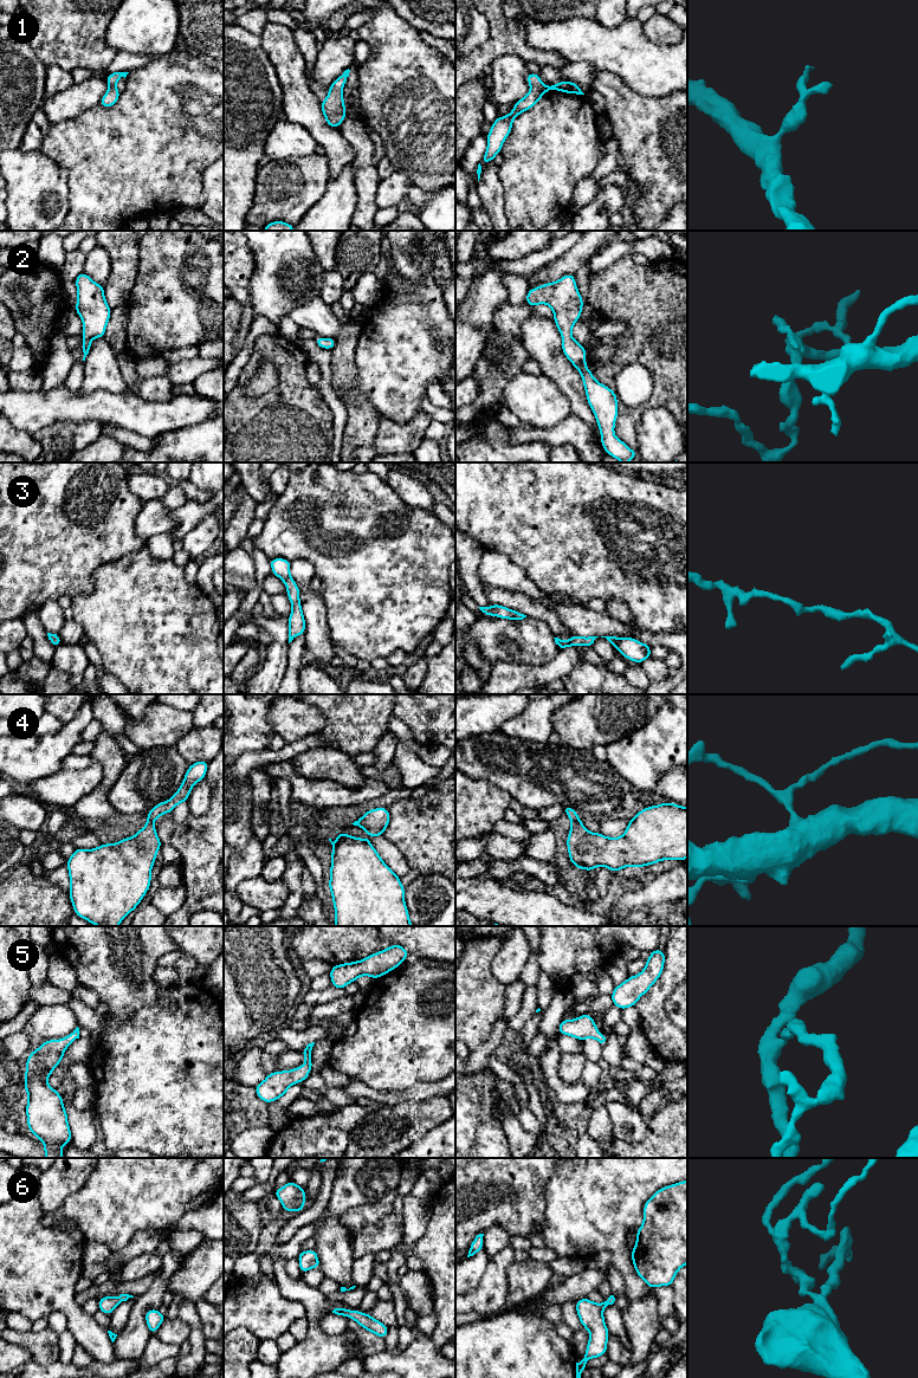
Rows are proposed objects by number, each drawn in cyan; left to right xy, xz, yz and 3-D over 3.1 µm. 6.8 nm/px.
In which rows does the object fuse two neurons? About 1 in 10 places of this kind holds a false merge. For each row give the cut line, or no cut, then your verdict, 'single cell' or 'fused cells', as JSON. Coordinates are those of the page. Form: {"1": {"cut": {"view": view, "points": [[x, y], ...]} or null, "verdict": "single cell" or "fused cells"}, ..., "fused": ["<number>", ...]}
{"1": {"cut": null, "verdict": "single cell"}, "2": {"cut": null, "verdict": "single cell"}, "3": {"cut": null, "verdict": "single cell"}, "4": {"cut": null, "verdict": "single cell"}, "5": {"cut": null, "verdict": "single cell"}, "6": {"cut": null, "verdict": "single cell"}, "fused": []}

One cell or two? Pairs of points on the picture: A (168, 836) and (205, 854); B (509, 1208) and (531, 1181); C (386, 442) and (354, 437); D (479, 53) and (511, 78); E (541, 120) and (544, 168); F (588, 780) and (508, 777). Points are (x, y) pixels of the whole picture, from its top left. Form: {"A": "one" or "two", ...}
{"A": "one", "B": "one", "C": "two", "D": "two", "E": "one", "F": "one"}

